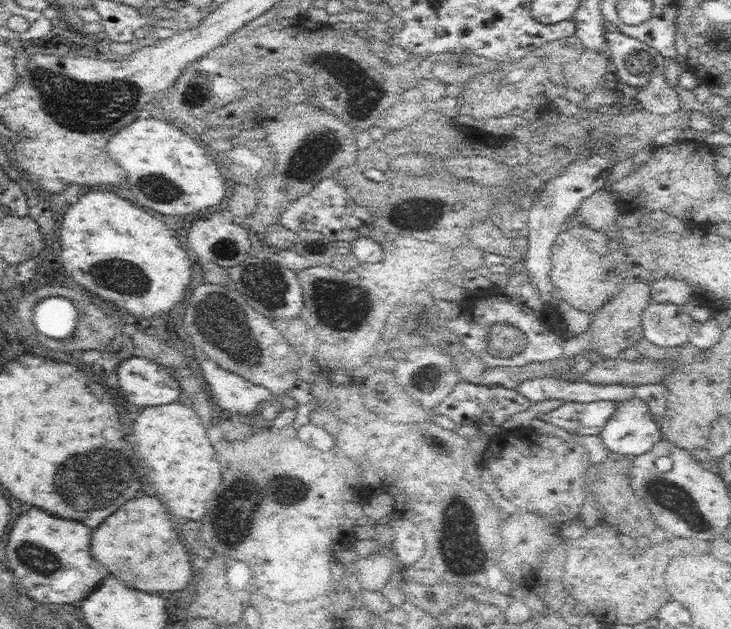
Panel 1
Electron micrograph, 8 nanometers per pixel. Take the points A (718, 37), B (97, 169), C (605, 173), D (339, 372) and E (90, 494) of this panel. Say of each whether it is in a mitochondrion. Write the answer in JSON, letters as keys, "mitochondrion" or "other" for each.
{"A":"mitochondrion","B":"other","C":"other","D":"other","E":"mitochondrion"}

